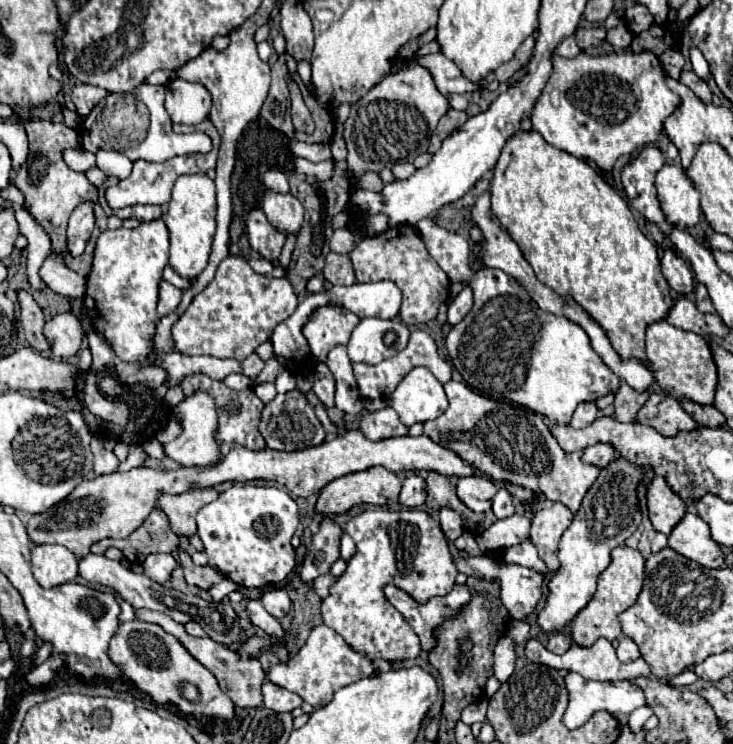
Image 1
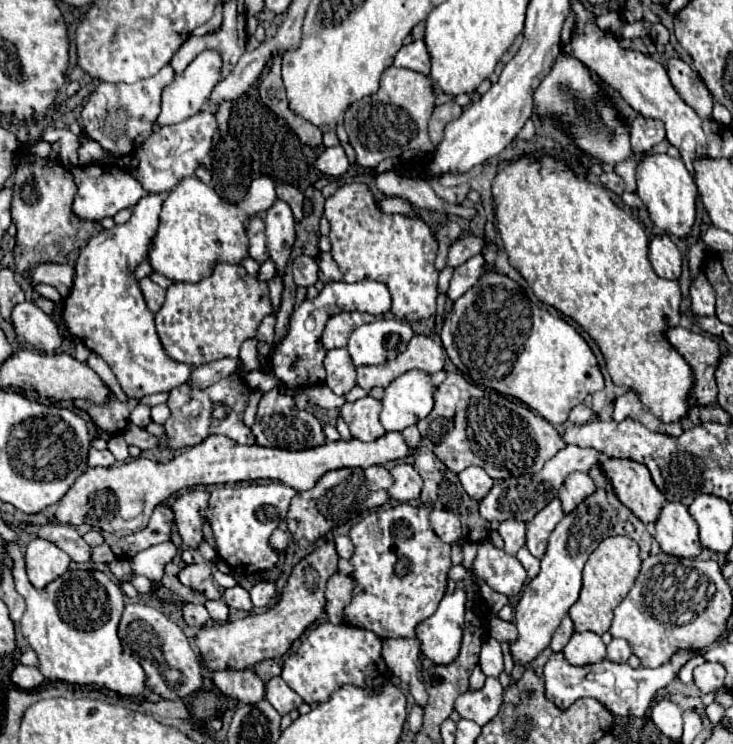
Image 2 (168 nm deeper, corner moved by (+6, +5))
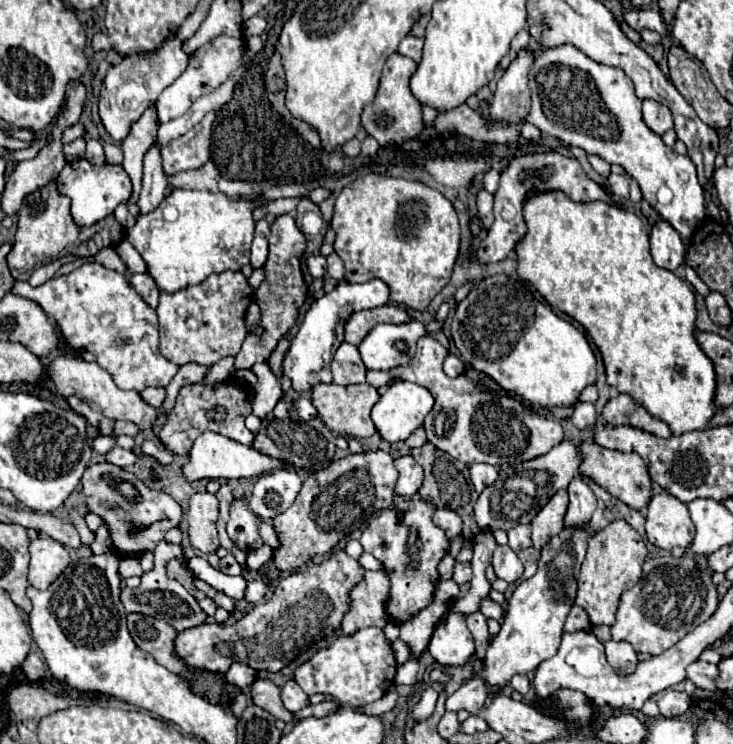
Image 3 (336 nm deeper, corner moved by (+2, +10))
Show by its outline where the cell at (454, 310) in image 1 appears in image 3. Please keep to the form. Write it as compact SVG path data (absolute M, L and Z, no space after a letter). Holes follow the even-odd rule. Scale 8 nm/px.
M556 151L534 153L534 155L524 155L524 157L512 159L510 167L500 177L498 193L494 195L496 221L490 227L490 231L486 233L484 241L474 251L474 257L478 259L478 263L486 265L486 263L496 263L496 261L506 259L508 253L514 249L514 245L524 237L526 223L522 219L522 203L530 191L556 191L556 189L570 195L572 201L606 201L606 203L612 203L608 193L604 191L604 187L590 181L576 159L564 157Z

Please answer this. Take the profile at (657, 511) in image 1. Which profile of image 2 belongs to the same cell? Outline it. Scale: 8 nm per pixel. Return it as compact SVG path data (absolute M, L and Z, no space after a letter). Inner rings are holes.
M620 458L600 460L598 466L610 480L618 500L634 516L638 516L644 524L656 522L662 506L666 504L666 498L658 494L658 488L654 486L646 466L634 460L620 460Z

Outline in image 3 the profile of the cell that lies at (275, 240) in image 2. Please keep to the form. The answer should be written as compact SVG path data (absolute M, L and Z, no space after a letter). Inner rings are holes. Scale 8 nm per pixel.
M288 213L278 215L270 229L272 229L272 235L268 239L270 241L270 255L268 255L268 261L264 265L266 279L256 291L256 301L258 301L260 311L262 311L262 335L256 331L256 333L246 337L240 353L236 355L236 363L234 363L236 371L252 369L254 363L268 361L268 357L274 351L280 337L286 335L286 331L294 325L296 315L298 315L298 307L306 299L306 283L302 277L302 269L300 269L300 257L306 249L306 239L304 239L302 231L296 227L294 217Z

